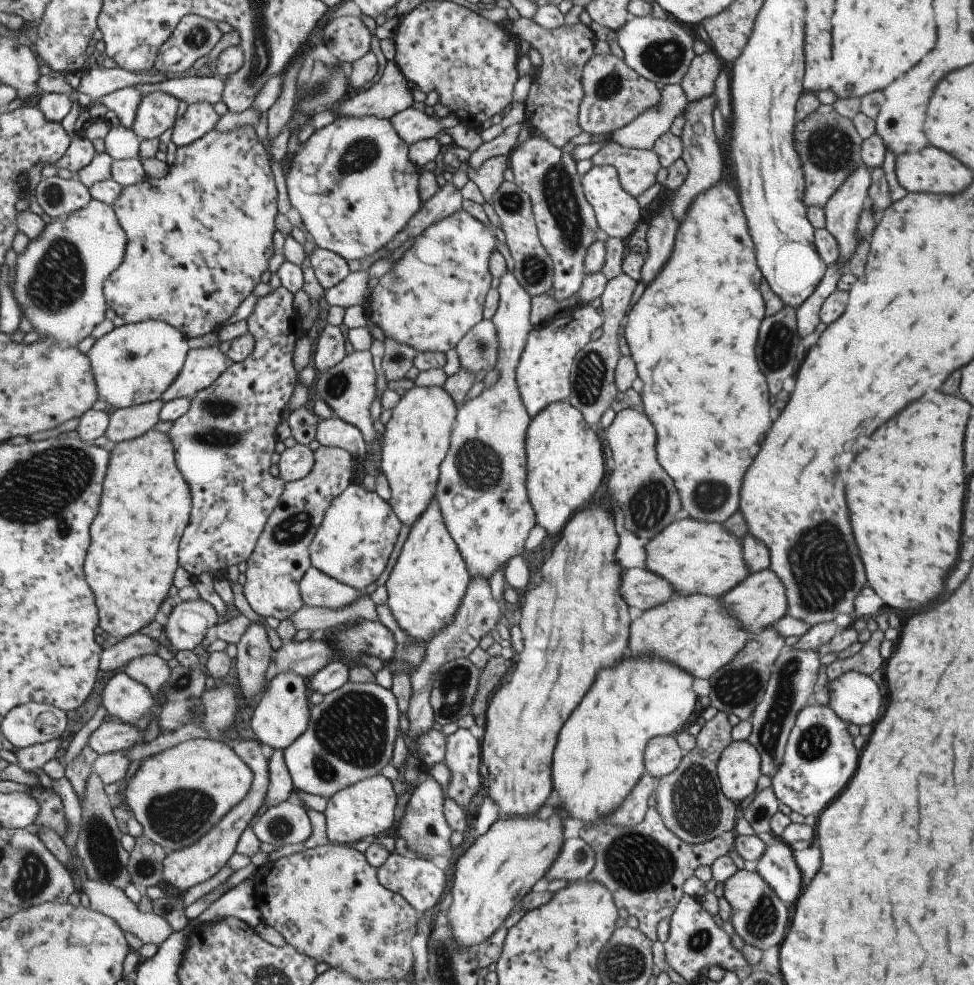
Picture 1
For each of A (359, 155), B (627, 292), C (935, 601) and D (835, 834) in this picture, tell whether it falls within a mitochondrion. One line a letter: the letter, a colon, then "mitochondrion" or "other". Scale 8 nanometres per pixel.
A: mitochondrion
B: other
C: other
D: other

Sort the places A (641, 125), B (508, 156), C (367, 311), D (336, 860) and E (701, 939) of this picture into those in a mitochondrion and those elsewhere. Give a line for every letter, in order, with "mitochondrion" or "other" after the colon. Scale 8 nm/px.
A: other
B: other
C: other
D: other
E: mitochondrion

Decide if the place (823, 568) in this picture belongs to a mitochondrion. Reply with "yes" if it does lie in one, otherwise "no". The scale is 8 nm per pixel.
yes

